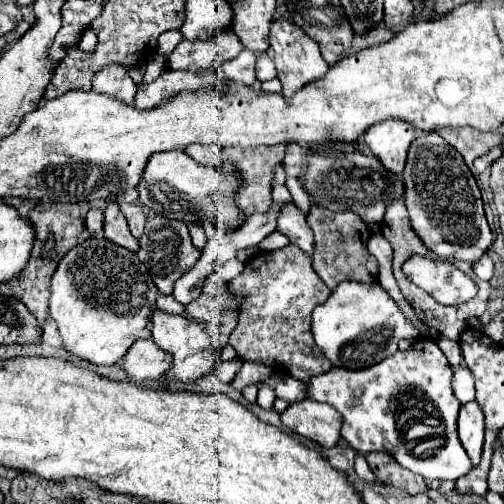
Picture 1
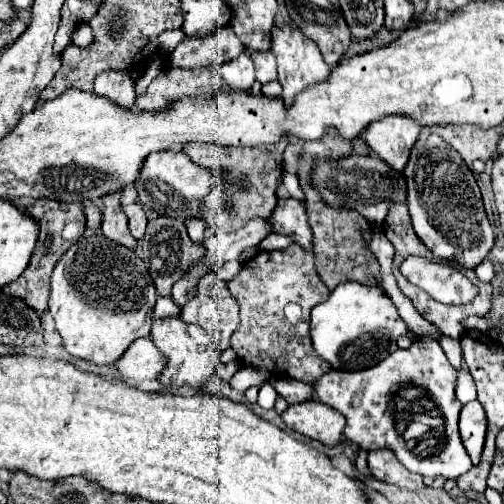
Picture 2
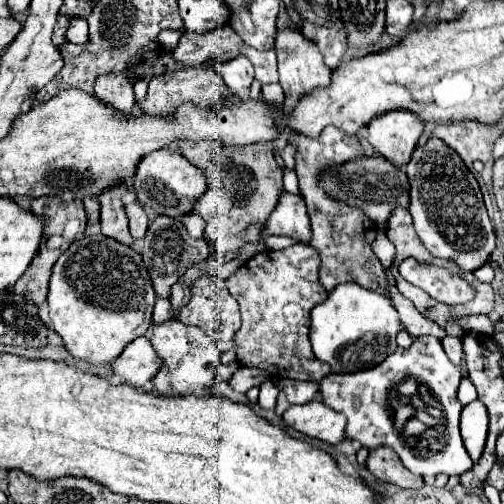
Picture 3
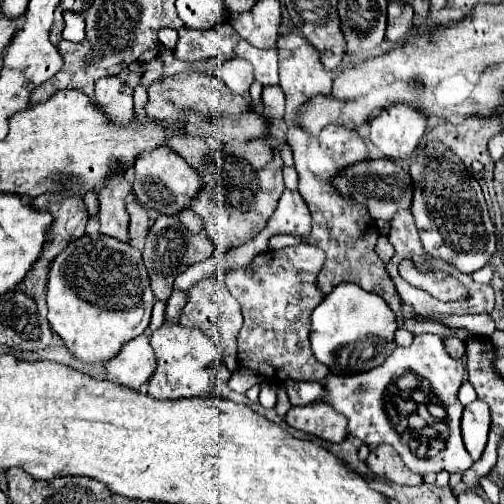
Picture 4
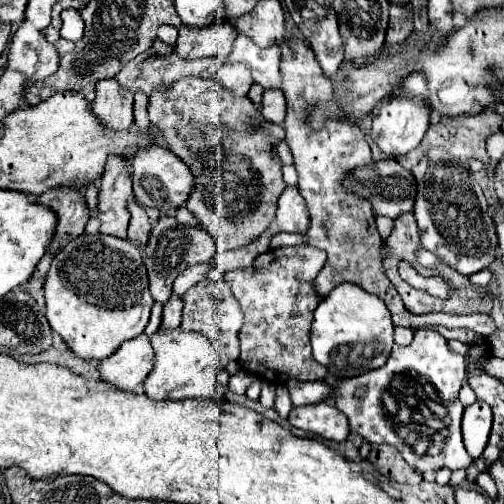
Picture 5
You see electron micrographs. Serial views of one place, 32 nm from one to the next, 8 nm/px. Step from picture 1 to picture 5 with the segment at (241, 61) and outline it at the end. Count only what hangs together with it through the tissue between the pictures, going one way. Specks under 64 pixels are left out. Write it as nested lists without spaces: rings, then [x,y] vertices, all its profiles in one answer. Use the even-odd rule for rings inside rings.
[[[224,62],[218,76],[220,76],[224,88],[228,88],[234,96],[246,96],[252,86],[252,74],[248,72],[248,64]]]

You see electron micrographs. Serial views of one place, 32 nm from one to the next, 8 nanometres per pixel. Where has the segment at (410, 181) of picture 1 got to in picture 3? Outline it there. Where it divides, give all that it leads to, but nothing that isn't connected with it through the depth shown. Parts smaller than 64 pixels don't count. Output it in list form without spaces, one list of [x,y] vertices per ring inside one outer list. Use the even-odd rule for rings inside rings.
[[[440,138],[420,142],[406,168],[410,182],[410,214],[422,244],[436,256],[452,260],[462,272],[472,272],[488,262],[494,250],[494,228],[486,214],[480,186],[462,158]]]

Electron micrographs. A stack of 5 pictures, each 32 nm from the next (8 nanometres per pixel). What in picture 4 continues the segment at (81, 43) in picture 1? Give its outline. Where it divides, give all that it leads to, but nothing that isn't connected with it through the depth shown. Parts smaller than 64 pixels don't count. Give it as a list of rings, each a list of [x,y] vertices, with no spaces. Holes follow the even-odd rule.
[[[64,12],[65,27],[62,32],[63,39],[80,43],[86,38],[86,22],[81,14]]]

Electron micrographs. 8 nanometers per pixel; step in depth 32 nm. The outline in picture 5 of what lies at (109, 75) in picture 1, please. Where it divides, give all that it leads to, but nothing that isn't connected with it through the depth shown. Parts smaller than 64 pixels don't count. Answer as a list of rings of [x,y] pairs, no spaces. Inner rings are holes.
[[[114,78],[100,80],[96,84],[96,100],[92,104],[96,116],[104,120],[110,130],[128,130],[134,124],[132,92],[120,88]]]

